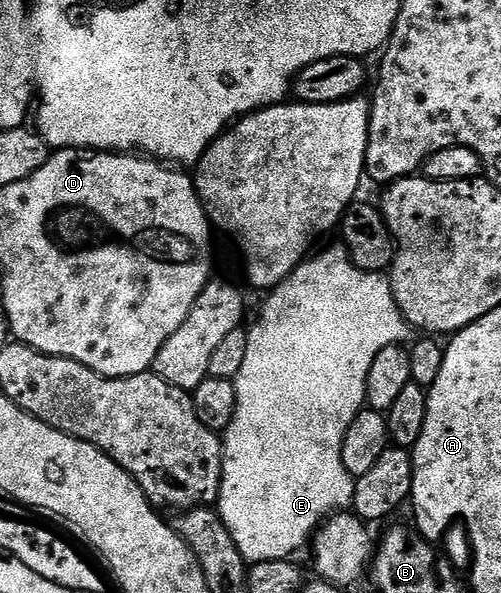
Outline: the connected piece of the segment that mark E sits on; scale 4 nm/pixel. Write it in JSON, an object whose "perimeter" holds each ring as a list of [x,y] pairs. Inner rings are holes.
{"perimeter":[[[343,246],[329,249],[325,256],[327,264],[315,259],[315,256],[302,261],[299,274],[288,276],[282,284],[268,293],[269,301],[261,312],[261,321],[254,328],[248,329],[247,358],[243,358],[243,370],[239,370],[237,379],[237,405],[231,422],[223,433],[221,446],[221,494],[219,497],[219,511],[227,530],[231,530],[231,538],[235,538],[235,546],[243,554],[243,558],[250,565],[268,560],[288,560],[301,547],[312,541],[313,533],[329,519],[330,516],[352,509],[355,477],[349,473],[347,466],[343,466],[343,438],[355,422],[357,412],[349,412],[349,396],[364,397],[367,370],[371,354],[383,350],[392,344],[404,345],[410,339],[411,332],[406,327],[406,320],[401,313],[401,305],[393,297],[393,285],[382,273],[364,272],[349,259],[348,252]]]}

